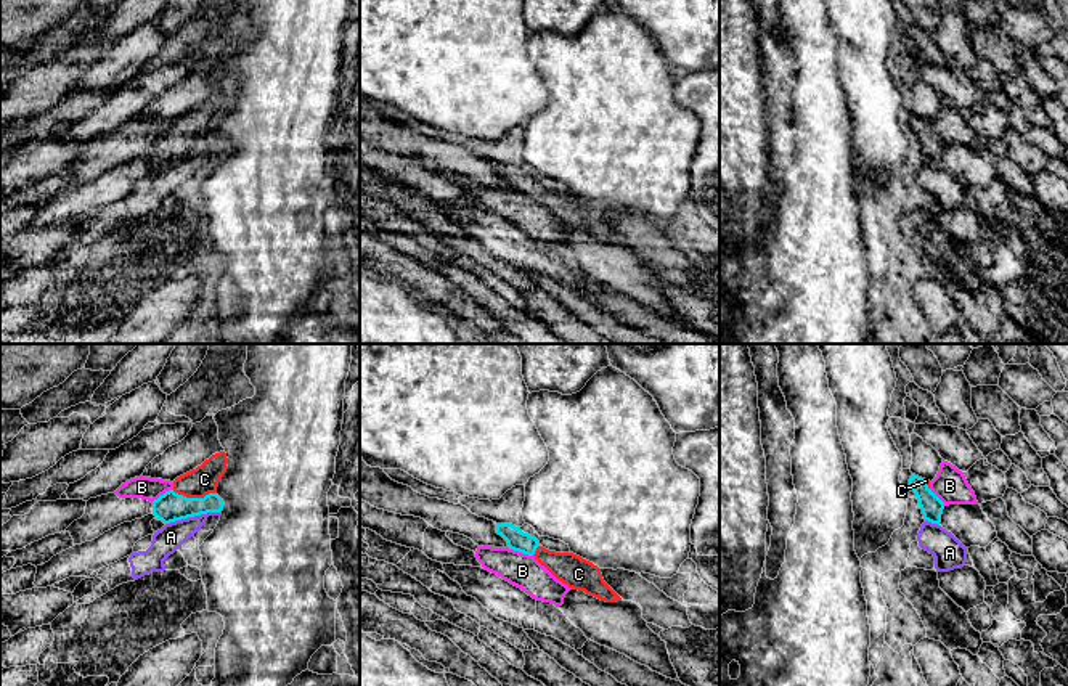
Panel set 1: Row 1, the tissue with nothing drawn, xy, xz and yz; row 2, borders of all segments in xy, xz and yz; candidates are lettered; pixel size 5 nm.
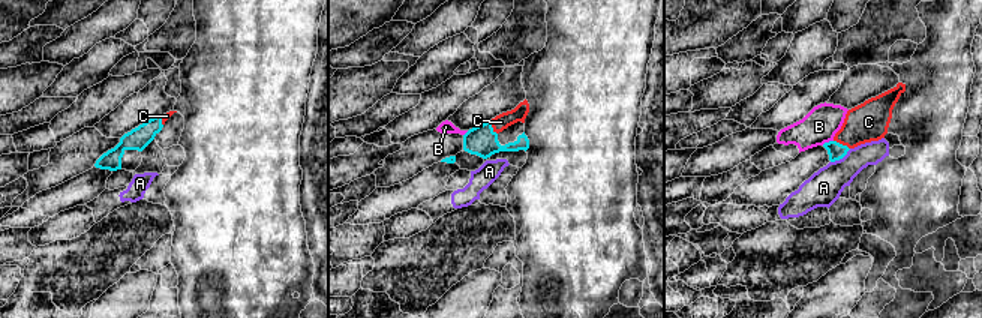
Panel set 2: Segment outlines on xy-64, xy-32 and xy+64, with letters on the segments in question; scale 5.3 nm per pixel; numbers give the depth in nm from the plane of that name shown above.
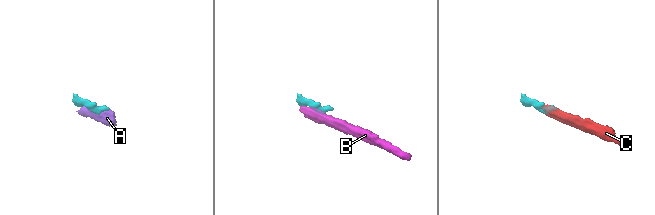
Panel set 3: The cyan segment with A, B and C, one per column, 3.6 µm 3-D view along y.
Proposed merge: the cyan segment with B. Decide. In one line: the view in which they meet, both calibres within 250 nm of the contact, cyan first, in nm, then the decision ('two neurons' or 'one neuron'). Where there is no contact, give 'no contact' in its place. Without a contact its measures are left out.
xz | 100/170 nm | two neurons

